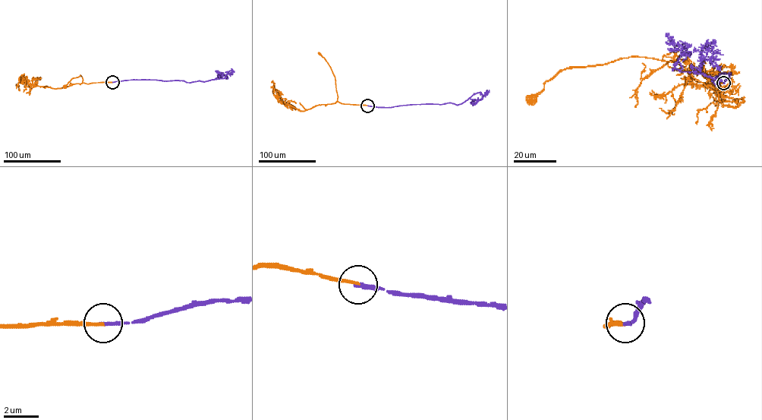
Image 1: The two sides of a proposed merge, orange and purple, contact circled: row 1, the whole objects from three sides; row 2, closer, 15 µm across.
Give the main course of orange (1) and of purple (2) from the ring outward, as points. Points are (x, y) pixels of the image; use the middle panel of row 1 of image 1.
1: (367, 105), (341, 103), (337, 100), (334, 74), (319, 54)
2: (367, 105), (391, 107), (449, 102), (458, 105), (477, 93), (487, 94), (486, 90)

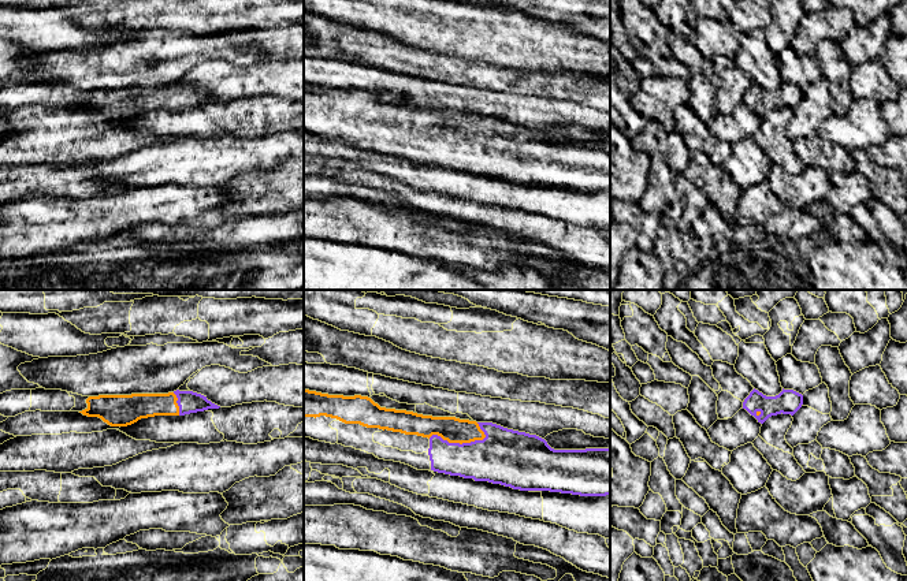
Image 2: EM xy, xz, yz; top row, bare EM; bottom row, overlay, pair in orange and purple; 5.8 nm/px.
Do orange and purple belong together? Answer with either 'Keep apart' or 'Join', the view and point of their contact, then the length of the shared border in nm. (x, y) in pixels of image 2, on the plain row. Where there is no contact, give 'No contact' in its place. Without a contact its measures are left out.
Join. Touches orange at xz (457, 136). Shared border 340 nm

